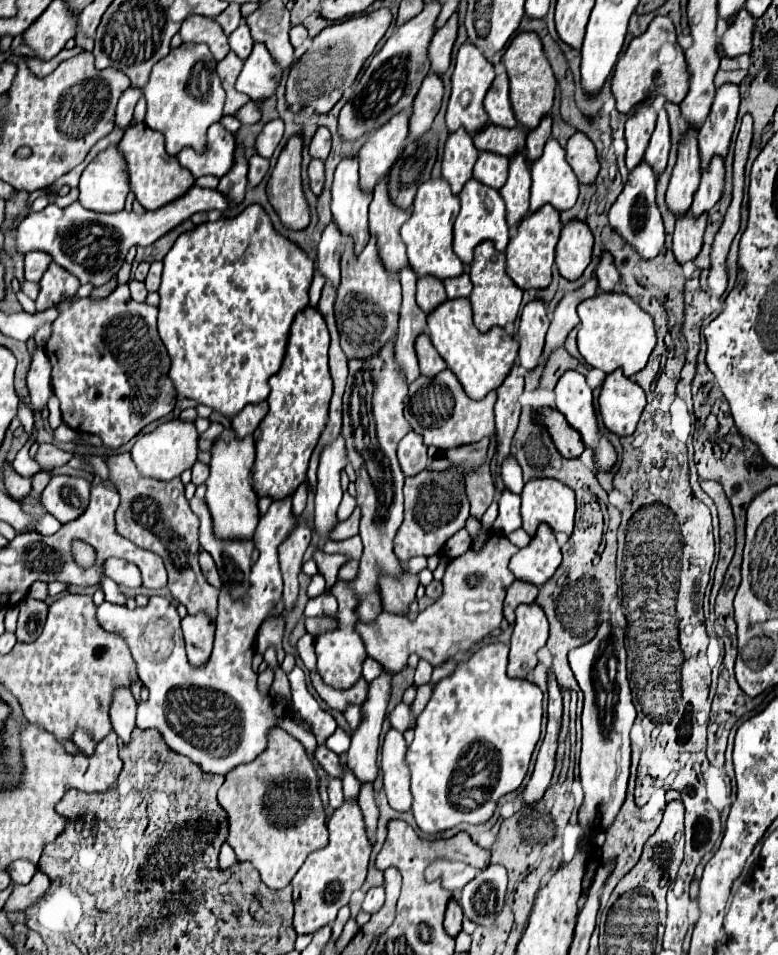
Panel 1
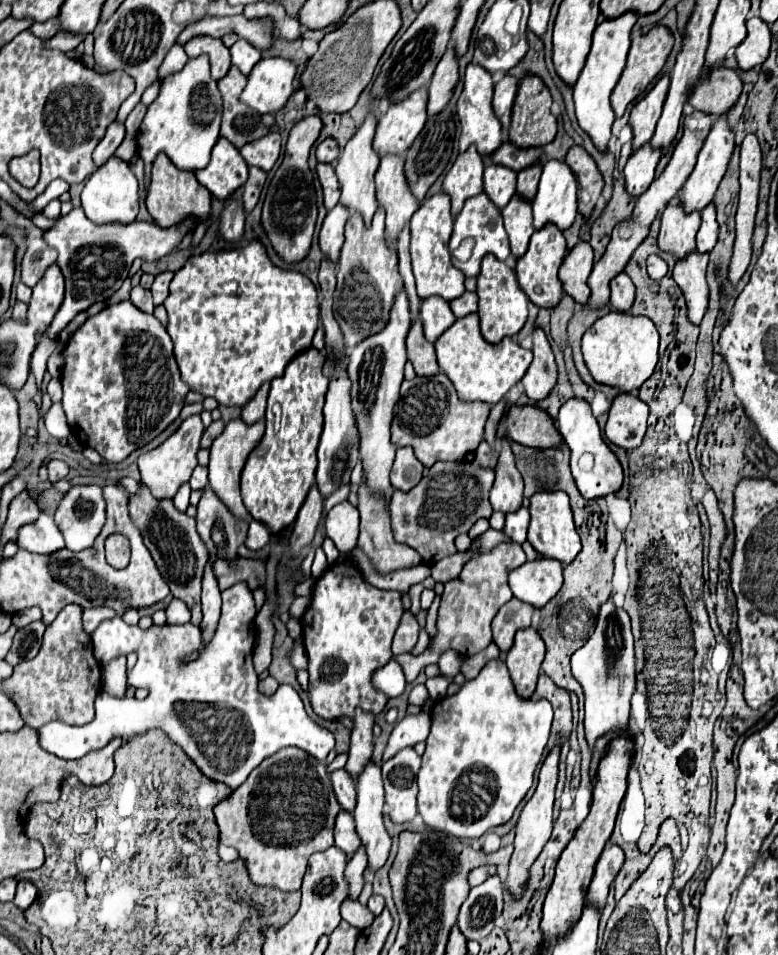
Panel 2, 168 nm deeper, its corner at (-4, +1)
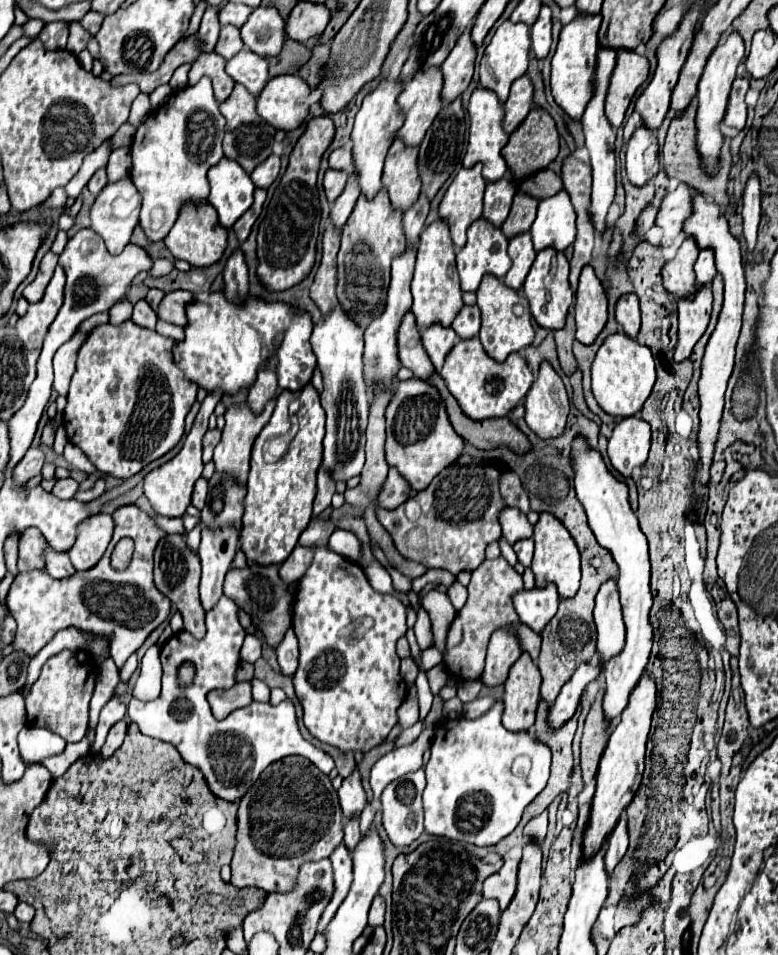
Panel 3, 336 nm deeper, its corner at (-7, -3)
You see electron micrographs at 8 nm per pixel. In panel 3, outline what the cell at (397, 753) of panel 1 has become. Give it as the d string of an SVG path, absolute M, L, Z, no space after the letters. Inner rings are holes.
M424 770L392 780L382 796L382 826L394 846L412 844L422 832Z

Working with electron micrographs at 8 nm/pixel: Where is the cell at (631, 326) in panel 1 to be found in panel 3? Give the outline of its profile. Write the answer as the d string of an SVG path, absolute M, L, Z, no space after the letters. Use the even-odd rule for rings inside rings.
M626 334L608 336L592 364L592 394L600 404L600 408L614 418L634 416L650 396L654 380L656 380L656 368L650 348L640 346Z

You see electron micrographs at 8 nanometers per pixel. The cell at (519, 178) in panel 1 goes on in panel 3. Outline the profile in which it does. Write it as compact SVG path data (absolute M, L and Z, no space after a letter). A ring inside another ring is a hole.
M522 234L518 238L512 238L508 242L508 256L512 258L512 268L510 272L504 276L502 282L506 282L508 288L512 290L520 290L522 284L524 284L524 278L536 258L536 252L534 252L534 246L532 246L532 238L530 234Z

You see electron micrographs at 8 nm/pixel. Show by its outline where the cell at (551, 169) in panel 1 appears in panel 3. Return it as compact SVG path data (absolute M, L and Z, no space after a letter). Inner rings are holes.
M562 190L538 204L538 216L530 228L534 250L554 248L564 252L576 238L576 212L570 196Z

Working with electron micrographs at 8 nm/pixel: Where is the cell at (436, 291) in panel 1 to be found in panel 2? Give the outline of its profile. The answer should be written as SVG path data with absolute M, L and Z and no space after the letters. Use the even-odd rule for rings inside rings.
M429 296L421 304L421 322L423 322L425 338L429 342L435 342L435 338L439 338L439 334L443 334L443 330L447 330L451 322L455 322L455 316L445 298Z

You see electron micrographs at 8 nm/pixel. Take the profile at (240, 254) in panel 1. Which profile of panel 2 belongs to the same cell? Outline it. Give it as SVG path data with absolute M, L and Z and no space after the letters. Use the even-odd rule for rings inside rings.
M261 240L229 250L191 254L171 280L165 308L167 332L175 346L181 380L189 390L211 396L225 406L245 406L265 382L281 376L293 354L311 346L319 322L319 300L313 282L301 272L275 266Z

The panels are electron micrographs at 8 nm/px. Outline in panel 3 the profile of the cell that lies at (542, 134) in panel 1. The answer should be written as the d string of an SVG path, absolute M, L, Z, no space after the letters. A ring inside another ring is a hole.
M518 192L514 196L514 204L510 210L510 216L506 218L506 222L500 226L500 230L504 232L506 238L514 238L518 234L524 234L530 230L534 218L536 218L536 206L538 200L526 196L524 192Z

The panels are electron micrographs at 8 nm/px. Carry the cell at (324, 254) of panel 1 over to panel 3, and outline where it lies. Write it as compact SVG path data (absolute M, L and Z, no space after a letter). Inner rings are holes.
M354 168L354 170L352 170L352 174L350 174L350 178L348 178L348 182L346 182L344 192L338 196L338 200L334 202L332 212L330 212L330 220L332 220L338 228L346 224L346 220L348 220L350 212L354 210L354 204L356 204L358 196L360 196L360 186L358 186L358 170Z

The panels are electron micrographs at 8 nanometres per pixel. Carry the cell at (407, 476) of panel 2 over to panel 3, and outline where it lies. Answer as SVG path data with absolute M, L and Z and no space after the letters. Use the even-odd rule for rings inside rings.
M390 468L386 482L378 492L378 508L384 508L384 510L398 508L408 500L408 492L410 492L410 486L406 486L406 480L402 480L402 476L394 468Z

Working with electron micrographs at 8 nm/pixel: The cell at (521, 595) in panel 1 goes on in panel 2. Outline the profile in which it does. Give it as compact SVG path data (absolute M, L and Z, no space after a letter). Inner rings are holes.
M511 598L493 618L493 642L499 646L501 652L507 652L513 644L515 632L523 626L531 626L531 616L535 608L527 602Z

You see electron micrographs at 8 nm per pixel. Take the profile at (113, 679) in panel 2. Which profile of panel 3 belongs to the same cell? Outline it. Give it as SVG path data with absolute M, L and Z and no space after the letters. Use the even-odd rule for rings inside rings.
M122 506L112 518L116 522L114 538L94 570L76 572L74 578L66 578L66 582L54 582L46 572L34 570L30 574L18 574L18 578L12 582L8 592L8 608L18 622L18 632L12 640L14 652L24 652L28 658L34 658L56 632L74 626L84 634L108 638L110 656L116 666L122 668L128 656L144 644L150 632L168 618L170 600L152 582L154 550L166 532L160 530L156 522L138 506ZM120 538L134 540L134 554L128 568L116 574L116 570L110 566L110 554Z

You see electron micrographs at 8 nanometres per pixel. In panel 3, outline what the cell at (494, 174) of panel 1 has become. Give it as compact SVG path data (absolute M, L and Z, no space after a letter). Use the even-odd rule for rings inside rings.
M500 178L496 182L490 182L486 186L486 194L484 194L482 218L486 218L496 228L502 226L502 222L506 220L506 216L510 212L514 194L516 194L516 188L508 178Z

